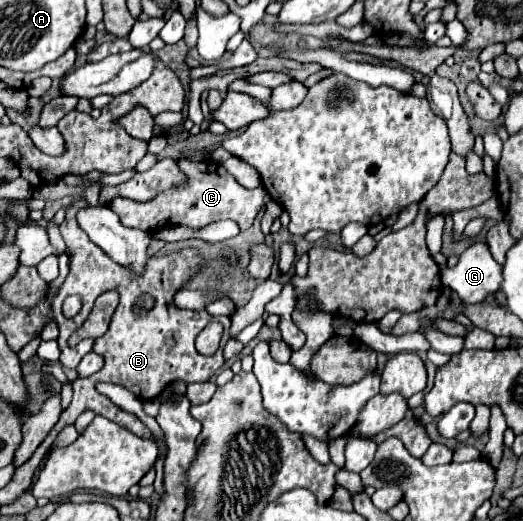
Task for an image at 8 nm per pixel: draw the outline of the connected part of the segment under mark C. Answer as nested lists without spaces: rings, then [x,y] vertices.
[[[180,159],[178,161],[180,169],[188,177],[188,187],[176,187],[166,193],[160,193],[158,197],[150,201],[130,201],[126,197],[114,197],[110,201],[110,209],[118,213],[120,221],[126,227],[142,229],[146,233],[152,233],[156,229],[168,227],[168,225],[186,225],[186,227],[204,227],[212,221],[220,219],[232,219],[240,225],[242,231],[252,227],[258,211],[266,207],[266,203],[272,199],[268,197],[268,191],[264,187],[256,189],[246,189],[242,187],[220,163],[212,161],[212,175],[206,175],[204,163],[196,163],[190,159]]]

